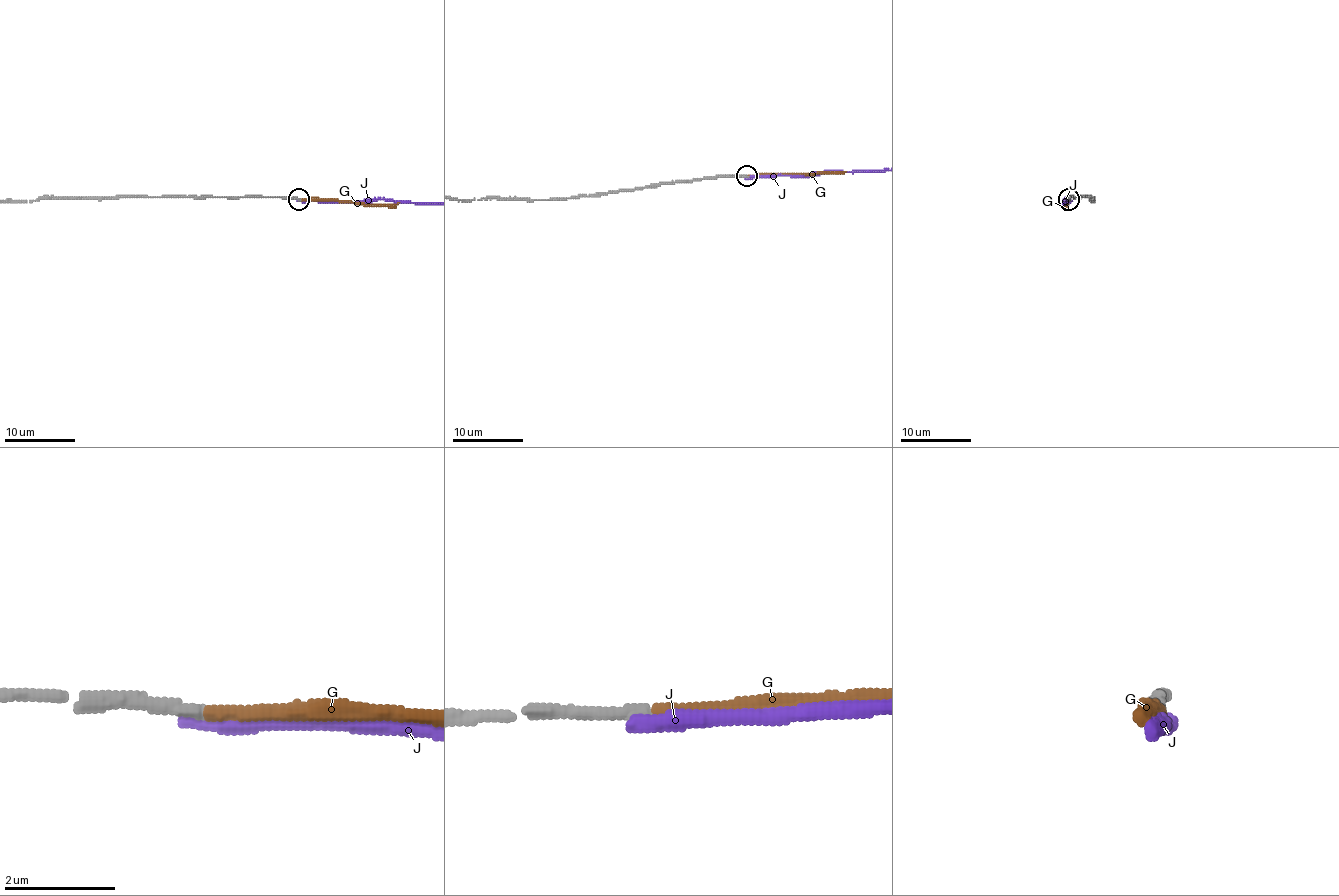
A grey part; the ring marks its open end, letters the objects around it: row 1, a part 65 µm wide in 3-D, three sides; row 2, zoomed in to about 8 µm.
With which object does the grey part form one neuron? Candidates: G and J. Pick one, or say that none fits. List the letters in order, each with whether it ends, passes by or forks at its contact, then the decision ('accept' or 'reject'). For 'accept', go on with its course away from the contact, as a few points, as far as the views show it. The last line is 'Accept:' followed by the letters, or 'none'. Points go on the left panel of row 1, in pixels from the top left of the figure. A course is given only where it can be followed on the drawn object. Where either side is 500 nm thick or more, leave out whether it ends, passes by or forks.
G: it ends there; accept; it runs (300, 199), (371, 204), (399, 202)
J: it ends there; reject
Accept: G

